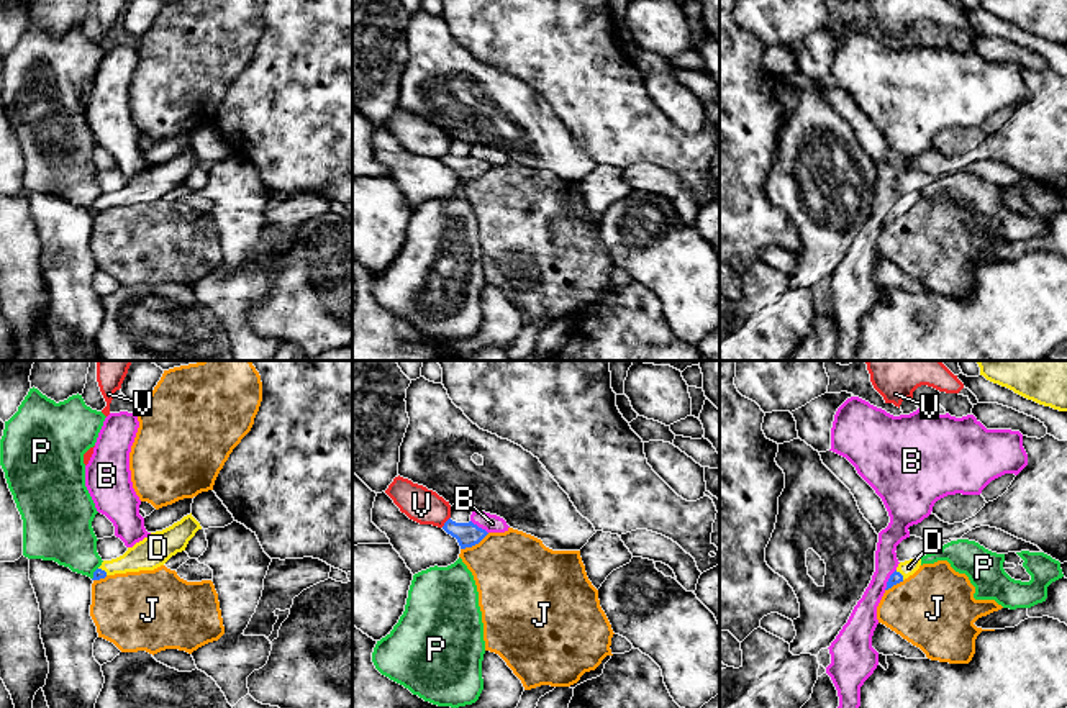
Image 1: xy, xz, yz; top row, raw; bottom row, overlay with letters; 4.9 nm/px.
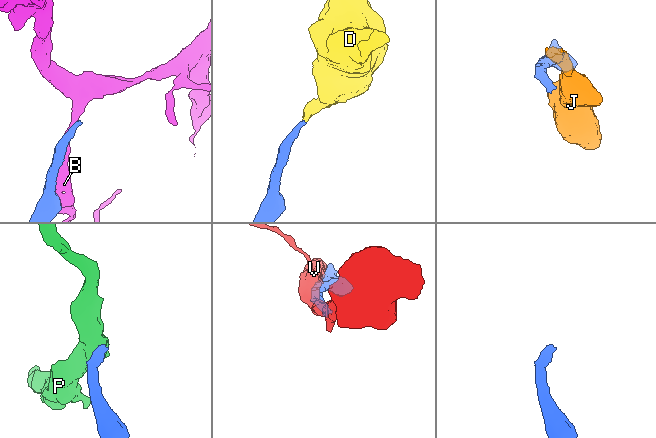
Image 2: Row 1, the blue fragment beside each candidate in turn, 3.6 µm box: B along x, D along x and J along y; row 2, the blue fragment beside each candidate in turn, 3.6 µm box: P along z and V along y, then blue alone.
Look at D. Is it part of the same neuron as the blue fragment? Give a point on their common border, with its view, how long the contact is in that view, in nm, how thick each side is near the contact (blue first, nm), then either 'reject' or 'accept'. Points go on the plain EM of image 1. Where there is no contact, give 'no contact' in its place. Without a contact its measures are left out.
meets blue in yz at (900, 207); contact 60 nm long; 60 nm thick on the blue side, 80 nm on the other; accept

